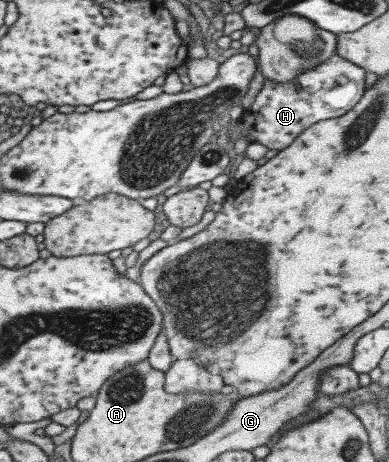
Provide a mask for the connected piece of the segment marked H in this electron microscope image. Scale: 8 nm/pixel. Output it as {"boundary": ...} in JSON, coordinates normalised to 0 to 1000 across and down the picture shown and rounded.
{"boundary":[[[864,115],[812,145],[781,149],[751,177],[676,173],[650,225],[625,236],[609,260],[584,258],[589,299],[632,297],[643,310],[671,310],[686,323],[730,323],[746,307],[815,262],[882,251],[931,210],[938,152]]]}

